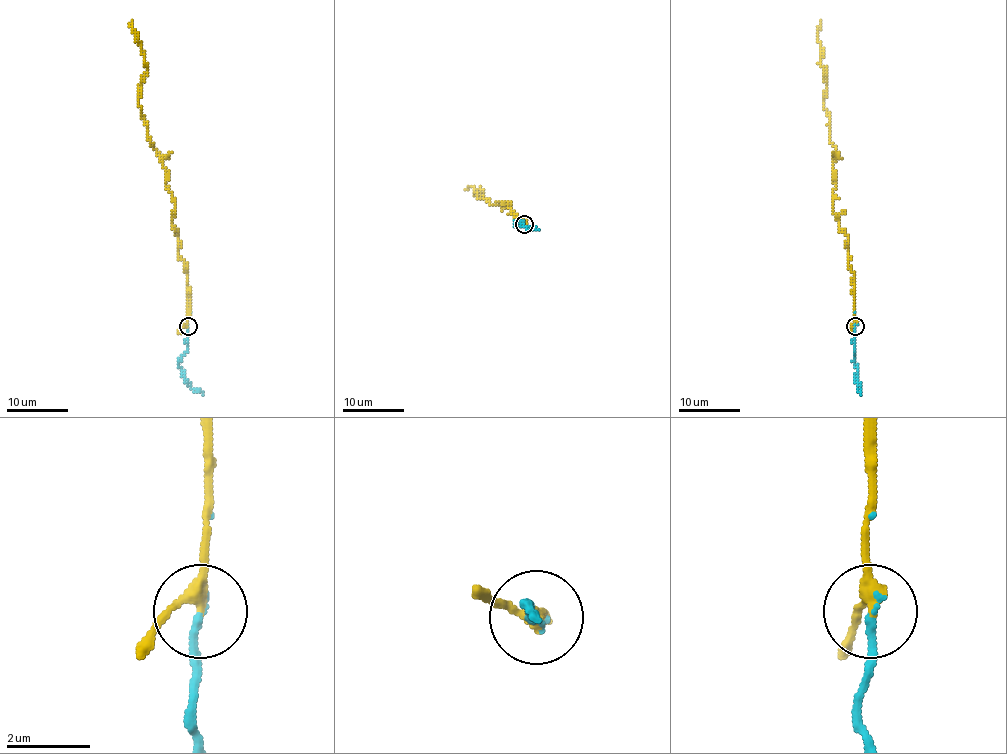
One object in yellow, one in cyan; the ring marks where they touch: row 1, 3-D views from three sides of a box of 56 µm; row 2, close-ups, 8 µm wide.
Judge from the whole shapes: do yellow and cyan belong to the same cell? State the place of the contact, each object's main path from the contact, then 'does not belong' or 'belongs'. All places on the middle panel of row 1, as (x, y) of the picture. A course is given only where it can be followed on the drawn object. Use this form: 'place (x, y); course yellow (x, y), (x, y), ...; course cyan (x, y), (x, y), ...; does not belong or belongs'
place (524, 224); course yellow (524, 224), (513, 216), (510, 201), (490, 204), (475, 193), (483, 190), (473, 186), (467, 189); course cyan (524, 224), (515, 224), (539, 229); belongs

